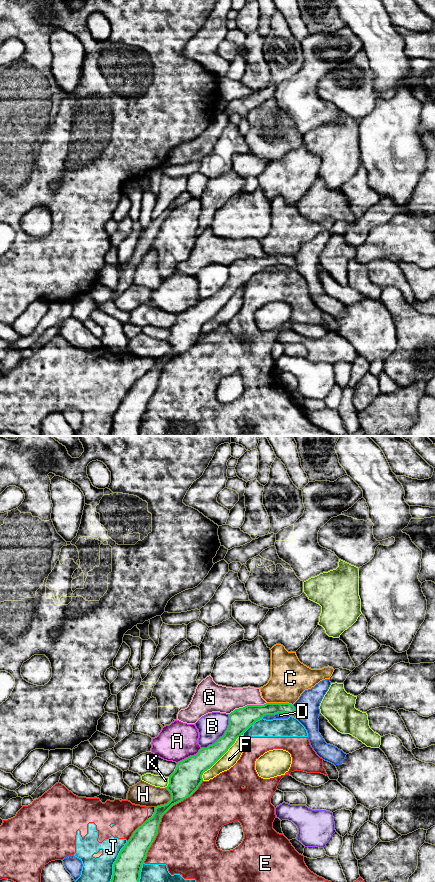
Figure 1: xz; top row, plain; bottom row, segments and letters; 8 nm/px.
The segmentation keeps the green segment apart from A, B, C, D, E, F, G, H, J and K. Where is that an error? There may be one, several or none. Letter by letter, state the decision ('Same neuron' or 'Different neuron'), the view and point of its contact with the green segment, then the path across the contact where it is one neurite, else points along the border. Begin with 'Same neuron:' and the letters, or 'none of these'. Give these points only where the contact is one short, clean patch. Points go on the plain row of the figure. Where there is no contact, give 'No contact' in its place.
Same neuron: none of these
A: Different neuron. Touches green at xz (190, 308). Boundary: xz (201, 300), (195, 306), (177, 315)
B: Different neuron. Touches green at xz (223, 287). Boundary: xz (229, 266), (229, 276), (225, 284), (213, 295), (201, 300)
C: Different neuron. Touches green at xz (280, 255). Boundary: xz (267, 254), (288, 254), (292, 257)
D: Different neuron. Touches green at xz (275, 265)
E: Different neuron. Touches green at xz (161, 369)
F: Different neuron. Touches green at xz (220, 309)
G: Different neuron. Touches green at xz (247, 257). Boundary: xz (266, 254), (235, 260), (229, 266)
H: Different neuron. Touches green at xz (169, 353)
J: Different neuron. Touches green at xz (114, 414)
K: Different neuron. Touches green at xz (169, 335)

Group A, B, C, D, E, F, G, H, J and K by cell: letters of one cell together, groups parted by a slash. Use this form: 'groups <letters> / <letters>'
groups A / B / C / D / E J / F / G / H / K

